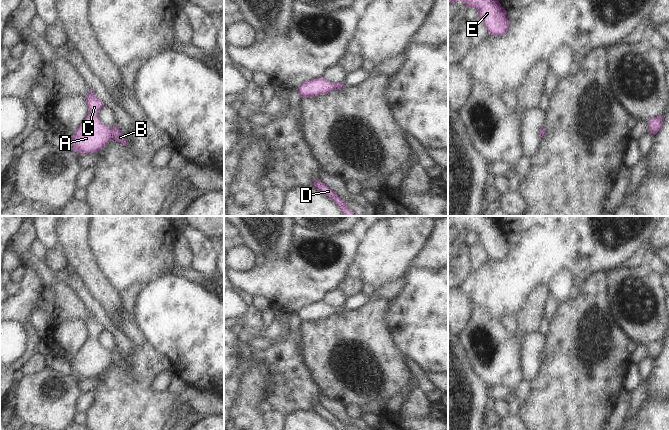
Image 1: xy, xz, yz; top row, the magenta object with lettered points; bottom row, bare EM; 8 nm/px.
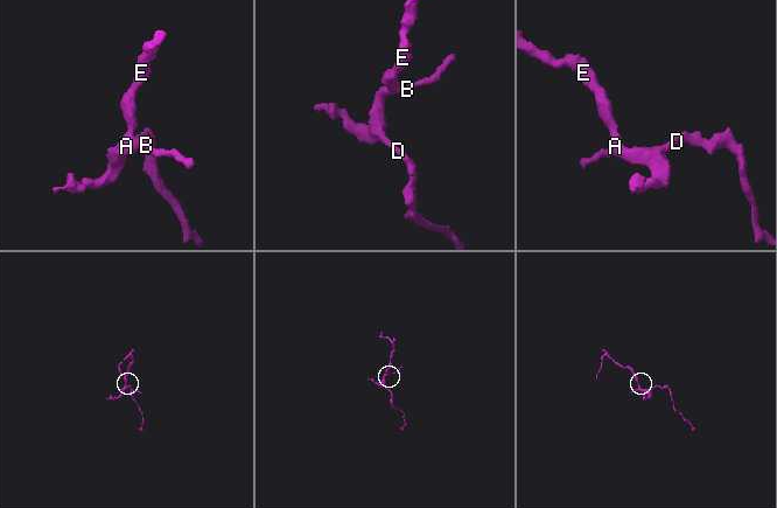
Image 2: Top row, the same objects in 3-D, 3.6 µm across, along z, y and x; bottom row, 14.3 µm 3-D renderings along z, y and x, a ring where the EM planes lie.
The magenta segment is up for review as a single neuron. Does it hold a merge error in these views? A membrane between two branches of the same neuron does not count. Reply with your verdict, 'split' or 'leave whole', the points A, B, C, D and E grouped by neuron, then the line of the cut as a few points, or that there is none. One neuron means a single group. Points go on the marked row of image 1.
leave whole; groups A B C D E; cut none

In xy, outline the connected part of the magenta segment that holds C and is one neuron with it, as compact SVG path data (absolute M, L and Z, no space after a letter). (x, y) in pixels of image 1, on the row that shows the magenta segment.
M91 88L85 99L89 112L71 138L73 154L80 152L85 155L99 152L112 139L127 146L128 142L117 126L110 128L98 119L97 114L104 105Z

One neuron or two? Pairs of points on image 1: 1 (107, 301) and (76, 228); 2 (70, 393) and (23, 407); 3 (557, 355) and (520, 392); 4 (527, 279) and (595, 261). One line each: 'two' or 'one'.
1: one
2: one
3: two
4: one

